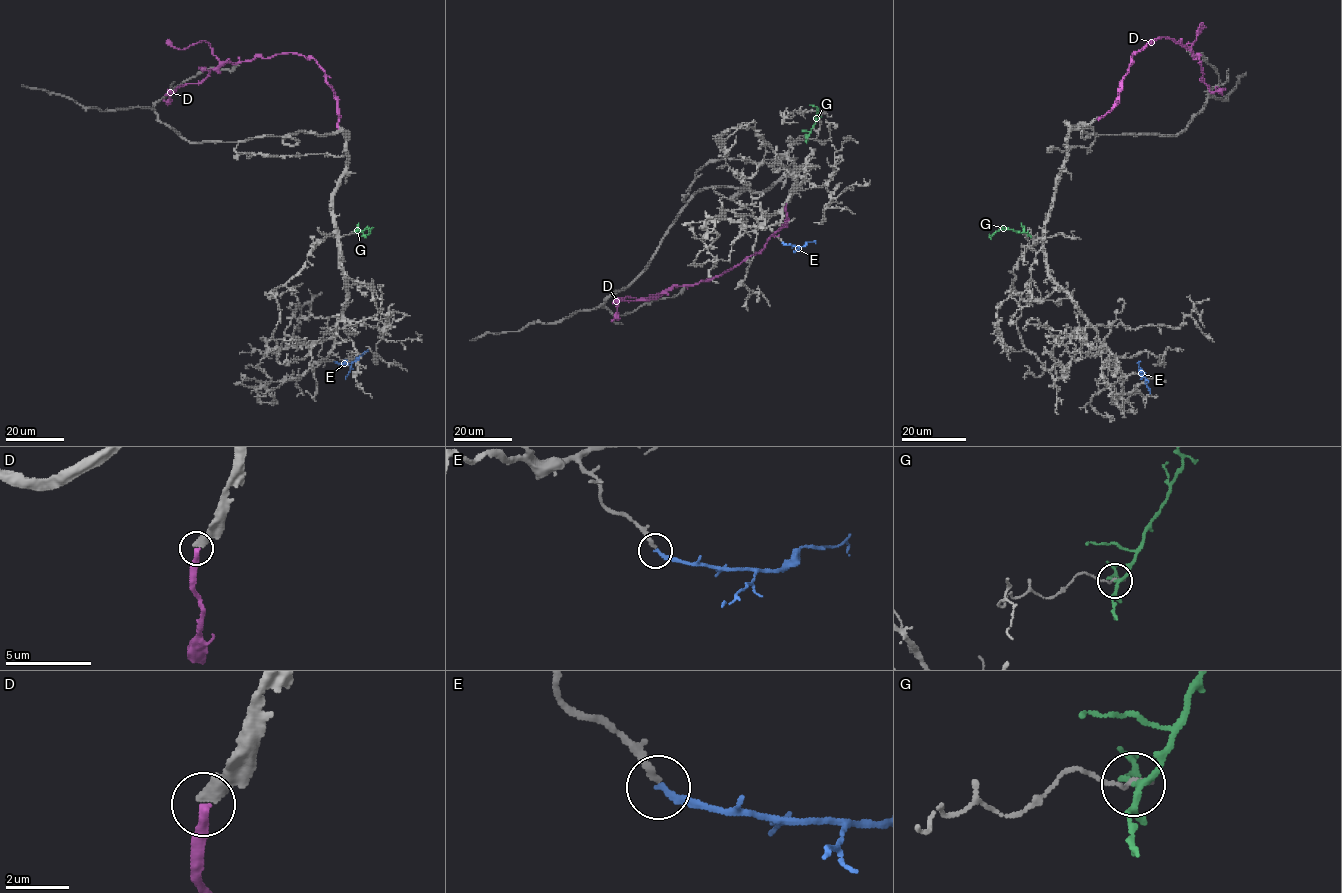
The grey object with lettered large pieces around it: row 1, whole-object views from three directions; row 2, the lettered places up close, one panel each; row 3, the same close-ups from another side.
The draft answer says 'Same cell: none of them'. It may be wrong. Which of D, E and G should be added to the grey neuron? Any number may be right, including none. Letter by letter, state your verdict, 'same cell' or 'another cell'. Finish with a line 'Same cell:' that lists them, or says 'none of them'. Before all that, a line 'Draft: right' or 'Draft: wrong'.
Draft: wrong
D: another cell
E: same cell
G: another cell
Same cell: E

